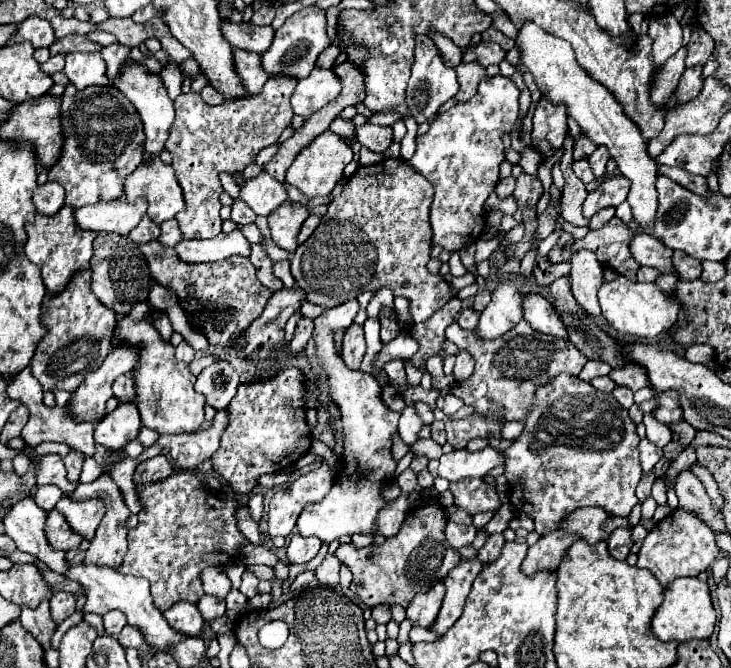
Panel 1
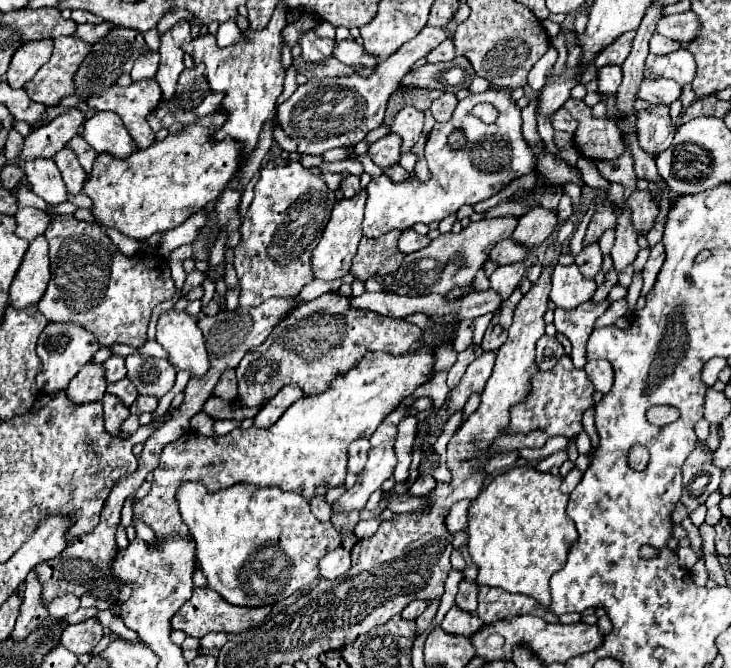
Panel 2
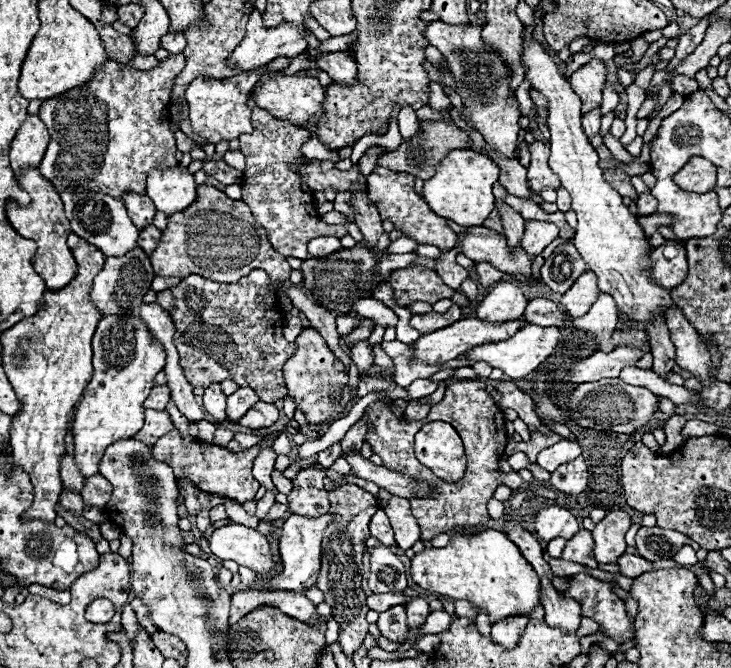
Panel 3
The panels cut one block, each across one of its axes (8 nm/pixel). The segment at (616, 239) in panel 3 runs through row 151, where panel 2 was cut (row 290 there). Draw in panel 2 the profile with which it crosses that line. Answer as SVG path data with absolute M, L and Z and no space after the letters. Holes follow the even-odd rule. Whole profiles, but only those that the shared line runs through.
M556 264L554 272L552 272L550 300L558 308L568 310L582 302L588 302L594 292L596 292L596 282L586 280L576 264L570 264L570 266Z

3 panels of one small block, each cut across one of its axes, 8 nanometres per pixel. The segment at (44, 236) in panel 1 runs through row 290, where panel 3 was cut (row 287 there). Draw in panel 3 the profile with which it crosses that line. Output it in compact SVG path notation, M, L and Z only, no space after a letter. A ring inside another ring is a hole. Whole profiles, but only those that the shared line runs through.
M22 168L22 172L18 172L16 176L18 176L20 186L30 194L32 202L28 206L18 206L16 202L8 202L8 206L6 206L8 220L20 236L30 238L38 244L34 268L44 278L46 288L50 288L50 290L64 288L76 274L76 260L74 260L70 248L66 246L66 238L70 234L70 222L64 216L62 200L58 196L56 188L48 180L42 180L42 174L38 172L38 168Z

